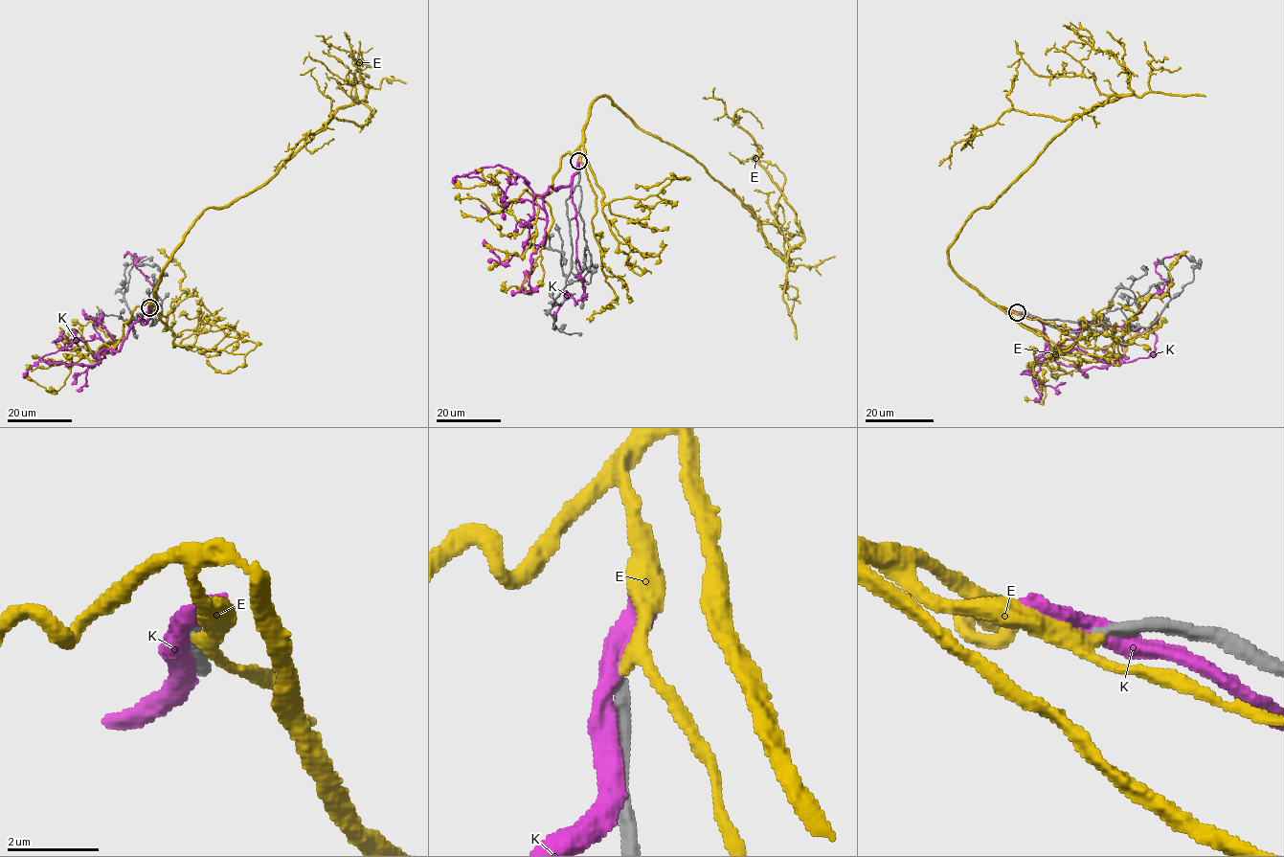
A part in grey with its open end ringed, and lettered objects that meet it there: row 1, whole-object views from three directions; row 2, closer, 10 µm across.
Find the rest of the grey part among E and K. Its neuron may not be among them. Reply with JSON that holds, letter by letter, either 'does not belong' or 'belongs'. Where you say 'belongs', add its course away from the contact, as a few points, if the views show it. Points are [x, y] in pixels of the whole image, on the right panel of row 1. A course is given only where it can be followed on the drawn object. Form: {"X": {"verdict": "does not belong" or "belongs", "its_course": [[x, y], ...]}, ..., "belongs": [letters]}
{"E": {"verdict": "belongs", "its_course": [[1017, 313], [964, 280], [949, 246], [1076, 118], [1118, 96], [1061, 120], [1006, 110], [952, 146], [950, 169]]}, "K": {"verdict": "does not belong"}, "belongs": ["E"]}

